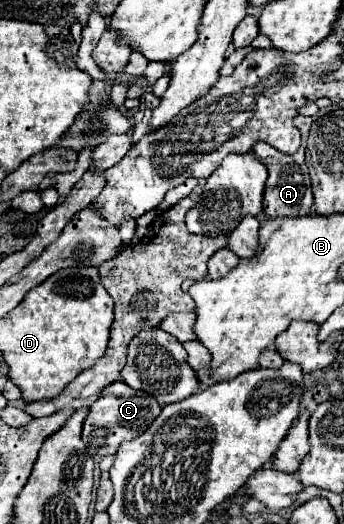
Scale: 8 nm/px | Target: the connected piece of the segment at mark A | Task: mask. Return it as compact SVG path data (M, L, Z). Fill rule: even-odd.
M297 116L297 128L301 132L301 148L293 156L285 156L279 150L273 150L271 146L265 146L265 142L257 142L253 148L253 154L267 166L269 178L265 186L265 200L263 200L263 214L267 218L277 218L277 216L309 216L313 214L313 194L311 194L311 180L305 164L305 142L309 128L313 124L313 118L309 116Z

